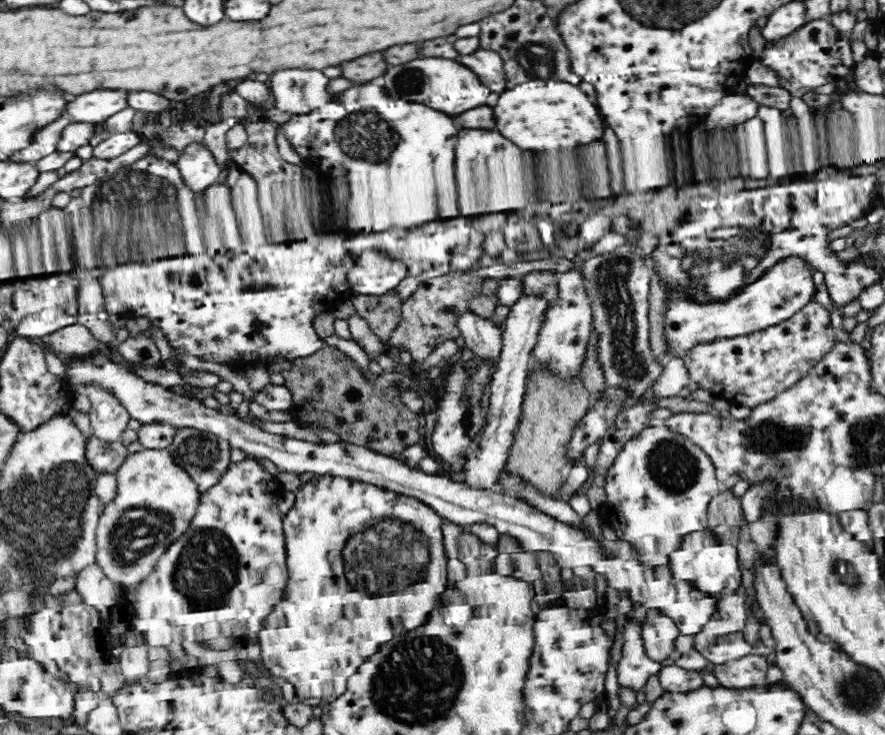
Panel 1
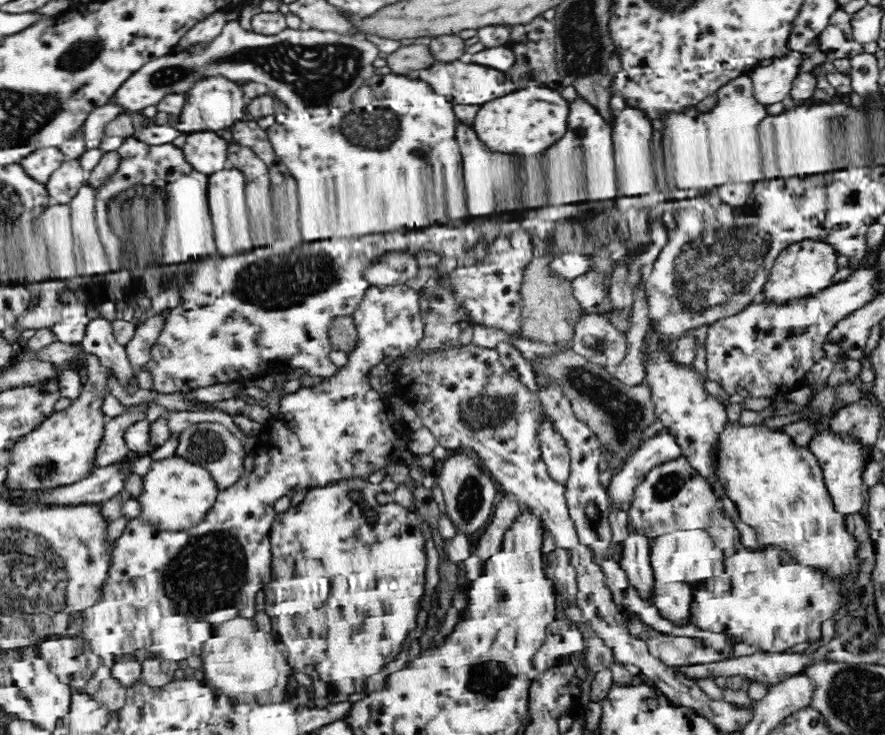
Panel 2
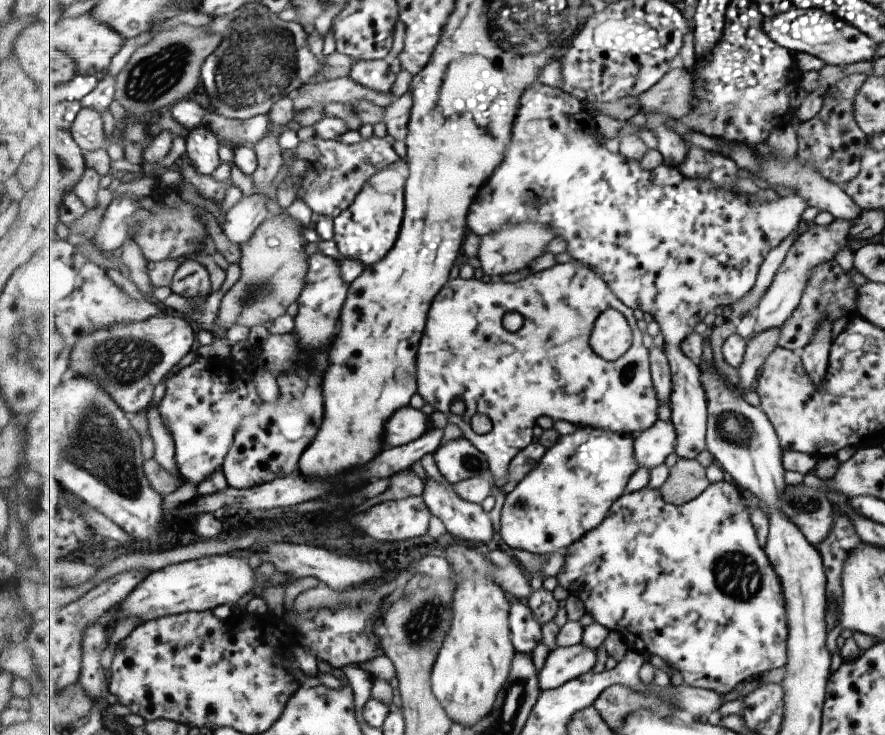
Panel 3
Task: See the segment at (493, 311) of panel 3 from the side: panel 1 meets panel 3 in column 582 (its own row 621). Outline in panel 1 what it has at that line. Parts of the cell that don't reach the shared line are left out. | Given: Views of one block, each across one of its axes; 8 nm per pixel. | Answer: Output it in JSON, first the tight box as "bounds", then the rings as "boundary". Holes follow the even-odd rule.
{"bounds":[258,475,447,701],"boundary":[[[322,475],[312,478],[304,486],[295,492],[294,506],[282,516],[283,532],[286,536],[286,570],[288,580],[283,592],[283,597],[278,604],[273,606],[270,614],[263,620],[259,630],[258,640],[260,644],[261,663],[269,670],[272,676],[281,676],[293,685],[293,697],[304,701],[305,698],[338,698],[347,689],[350,676],[358,672],[358,668],[380,650],[380,646],[391,641],[396,636],[414,630],[426,622],[426,614],[436,608],[438,598],[446,589],[447,556],[444,549],[442,535],[442,518],[434,513],[434,510],[411,496],[397,493],[375,484],[354,481],[343,476]]]}

